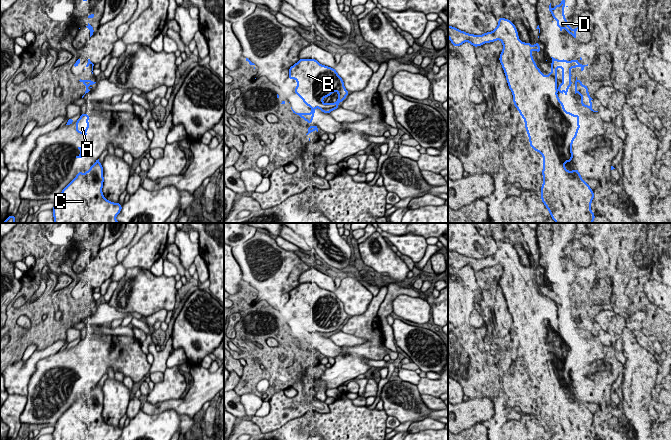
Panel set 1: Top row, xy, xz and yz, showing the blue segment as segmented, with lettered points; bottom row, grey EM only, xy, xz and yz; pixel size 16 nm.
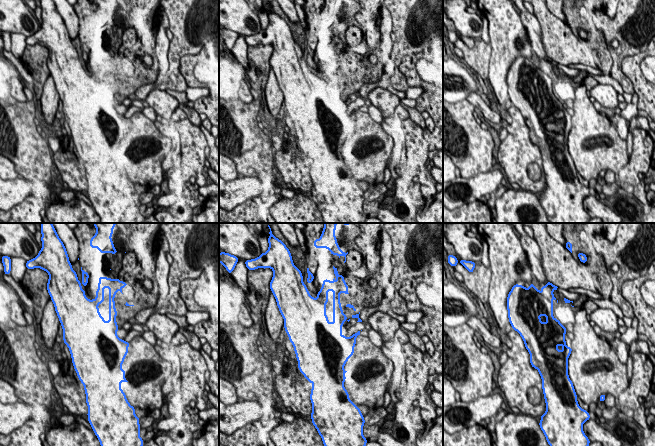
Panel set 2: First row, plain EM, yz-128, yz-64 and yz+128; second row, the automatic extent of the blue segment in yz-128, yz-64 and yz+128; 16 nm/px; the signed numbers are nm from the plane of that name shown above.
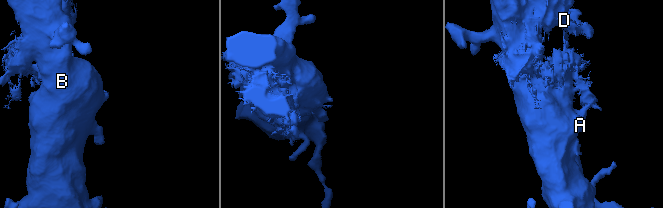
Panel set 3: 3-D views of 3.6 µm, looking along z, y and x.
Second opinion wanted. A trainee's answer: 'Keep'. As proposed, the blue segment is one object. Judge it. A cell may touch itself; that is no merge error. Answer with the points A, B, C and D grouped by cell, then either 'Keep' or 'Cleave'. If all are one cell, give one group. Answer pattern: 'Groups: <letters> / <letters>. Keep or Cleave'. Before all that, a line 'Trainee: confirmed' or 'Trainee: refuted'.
Trainee: confirmed
Groups: A B C D. Keep

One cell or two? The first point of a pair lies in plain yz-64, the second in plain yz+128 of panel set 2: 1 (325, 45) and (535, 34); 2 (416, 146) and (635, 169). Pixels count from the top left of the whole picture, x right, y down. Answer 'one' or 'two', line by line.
1: two
2: one

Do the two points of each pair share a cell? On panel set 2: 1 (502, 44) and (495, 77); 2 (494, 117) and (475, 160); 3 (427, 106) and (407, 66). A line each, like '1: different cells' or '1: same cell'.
1: same cell
2: different cells
3: same cell

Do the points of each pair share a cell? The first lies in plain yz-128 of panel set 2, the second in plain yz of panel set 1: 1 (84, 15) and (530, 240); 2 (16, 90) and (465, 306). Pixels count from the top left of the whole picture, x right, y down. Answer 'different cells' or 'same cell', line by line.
1: different cells
2: different cells

